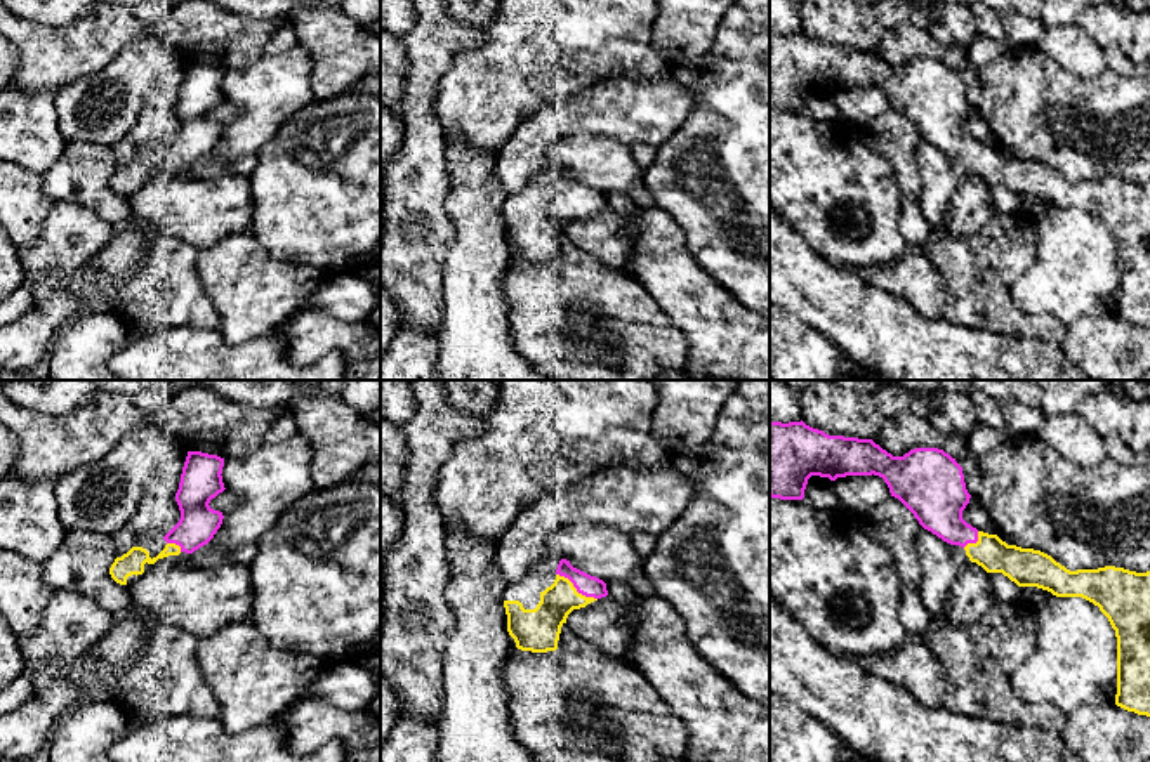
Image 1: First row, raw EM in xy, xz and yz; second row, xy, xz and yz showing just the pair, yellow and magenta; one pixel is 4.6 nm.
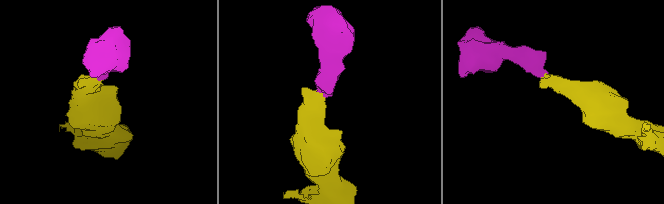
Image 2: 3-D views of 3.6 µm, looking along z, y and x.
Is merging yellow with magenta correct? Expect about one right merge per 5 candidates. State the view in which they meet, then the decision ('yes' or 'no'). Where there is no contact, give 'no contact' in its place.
contact in xz; yes

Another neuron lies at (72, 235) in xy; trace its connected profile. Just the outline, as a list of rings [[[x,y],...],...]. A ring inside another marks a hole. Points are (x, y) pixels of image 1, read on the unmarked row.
[[[54,201],[38,241],[19,248],[28,274],[61,274],[92,266],[97,253],[115,234],[96,212],[73,201]]]

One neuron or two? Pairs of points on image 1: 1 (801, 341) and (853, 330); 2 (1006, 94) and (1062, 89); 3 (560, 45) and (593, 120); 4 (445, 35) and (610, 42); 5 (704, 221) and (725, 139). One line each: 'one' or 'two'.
1: two
2: one
3: two
4: two
5: one

